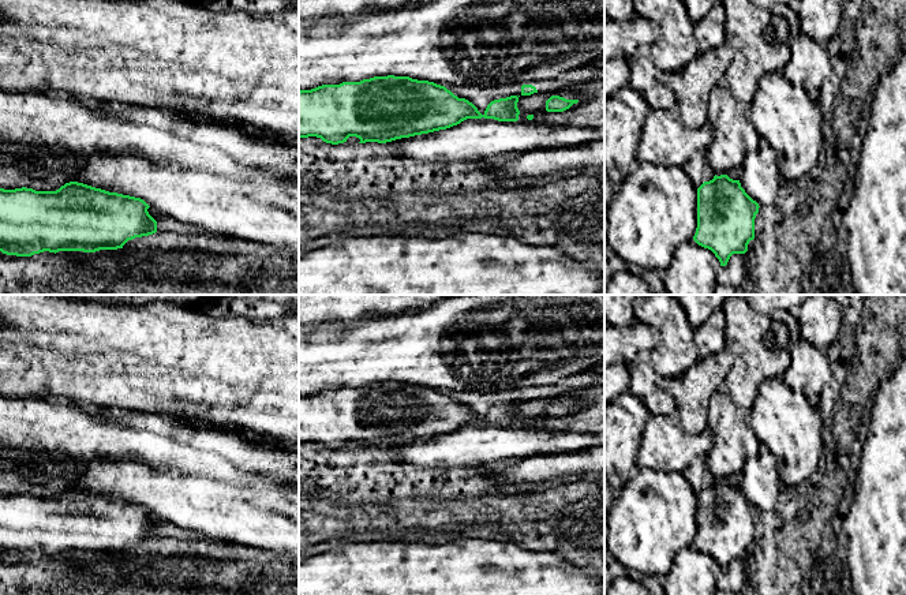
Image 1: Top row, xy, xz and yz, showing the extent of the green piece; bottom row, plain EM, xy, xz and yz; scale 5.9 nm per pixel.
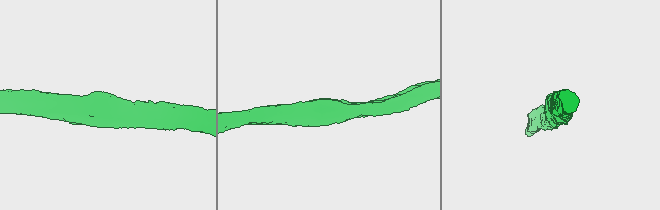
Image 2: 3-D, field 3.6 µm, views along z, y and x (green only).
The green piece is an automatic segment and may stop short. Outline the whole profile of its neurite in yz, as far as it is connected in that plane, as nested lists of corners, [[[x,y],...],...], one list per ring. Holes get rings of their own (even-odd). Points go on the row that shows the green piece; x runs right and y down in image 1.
[[[727,175],[714,176],[697,188],[697,228],[693,240],[711,250],[726,266],[733,254],[745,254],[755,239],[759,203]]]

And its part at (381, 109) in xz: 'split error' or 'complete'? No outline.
complete

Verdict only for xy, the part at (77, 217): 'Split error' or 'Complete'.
Complete

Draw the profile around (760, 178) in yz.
[[[767,141],[748,153],[740,183],[759,206],[772,206],[782,199],[785,182],[776,165],[776,156]]]

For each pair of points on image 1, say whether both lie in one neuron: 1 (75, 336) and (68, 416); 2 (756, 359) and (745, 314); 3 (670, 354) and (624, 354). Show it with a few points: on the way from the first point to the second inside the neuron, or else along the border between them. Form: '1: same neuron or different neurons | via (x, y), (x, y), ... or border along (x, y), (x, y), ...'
1: different neurons | border along (38, 397), (70, 400), (97, 408)
2: same neuron | via (756, 348), (756, 340), (747, 330), (745, 325)
3: different neurons | border along (640, 320), (659, 333), (659, 341), (651, 351)

